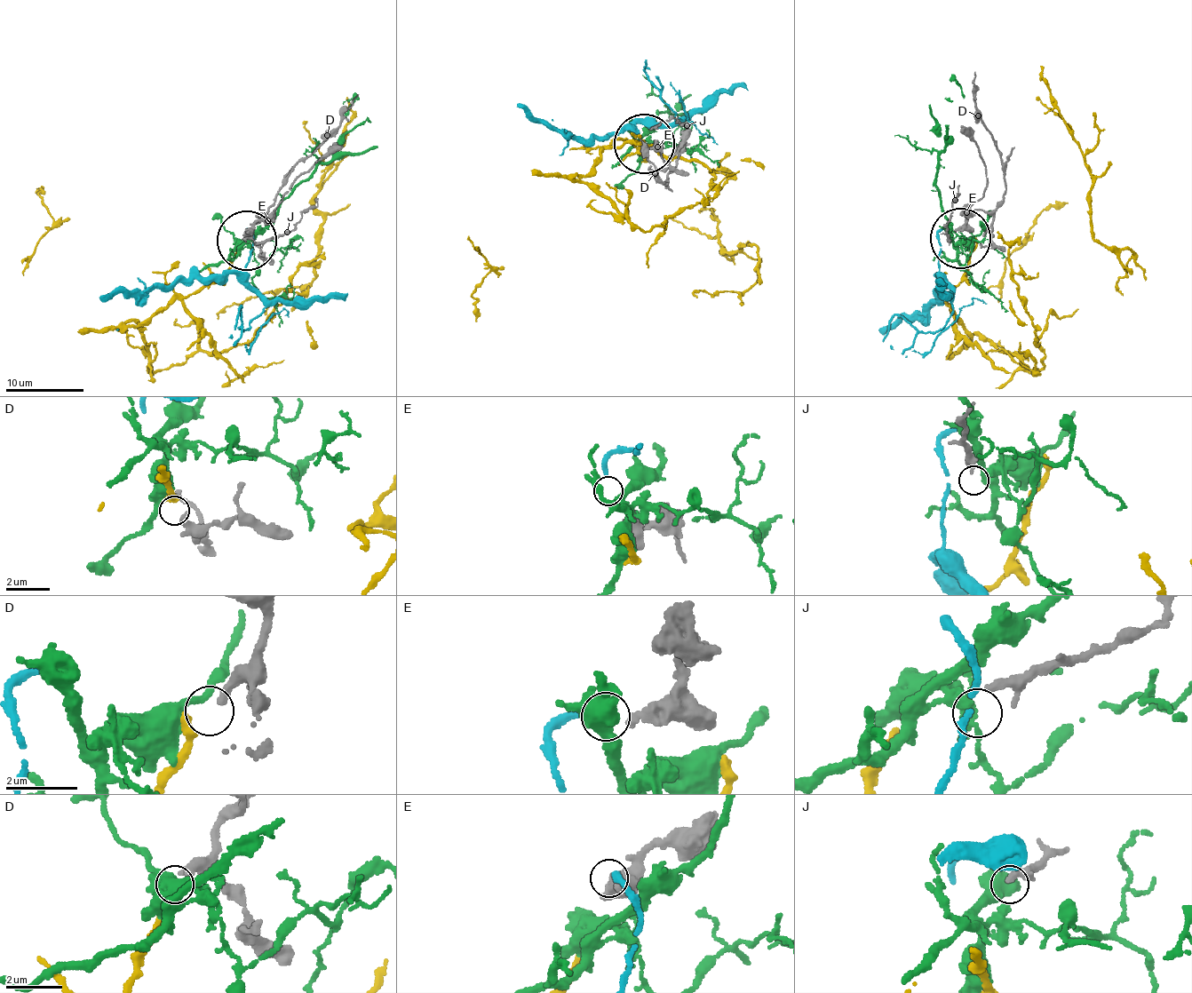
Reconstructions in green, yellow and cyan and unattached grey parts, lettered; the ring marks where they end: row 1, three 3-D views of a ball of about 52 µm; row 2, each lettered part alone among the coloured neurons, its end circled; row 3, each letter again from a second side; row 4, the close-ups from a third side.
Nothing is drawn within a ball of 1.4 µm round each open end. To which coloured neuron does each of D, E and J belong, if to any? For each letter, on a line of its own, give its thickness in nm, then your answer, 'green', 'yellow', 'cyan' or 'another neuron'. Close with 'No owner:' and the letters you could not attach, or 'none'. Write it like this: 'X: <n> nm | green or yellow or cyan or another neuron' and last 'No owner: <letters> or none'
D: 260 nm | yellow
E: 280 nm | cyan
J: 170 nm | another neuron
No owner: J

